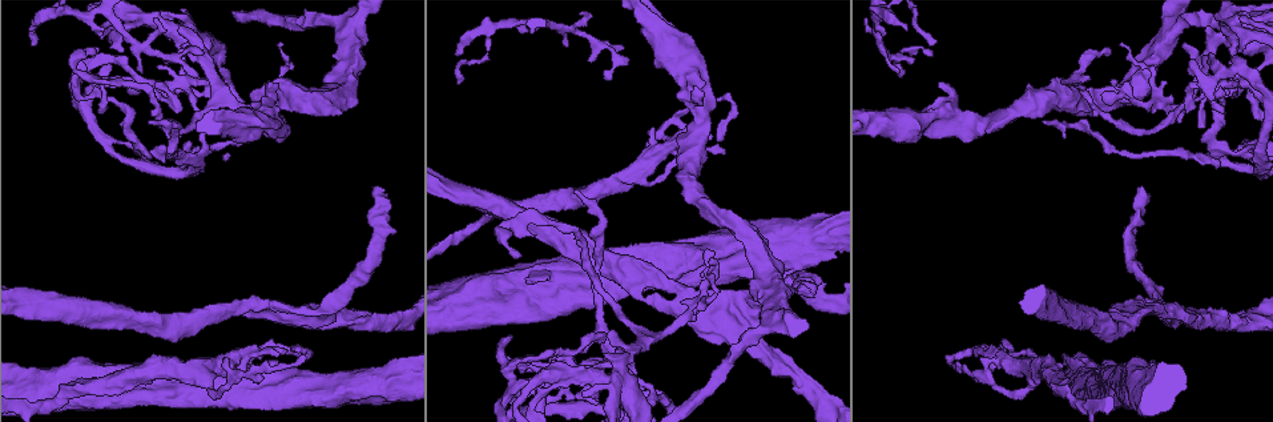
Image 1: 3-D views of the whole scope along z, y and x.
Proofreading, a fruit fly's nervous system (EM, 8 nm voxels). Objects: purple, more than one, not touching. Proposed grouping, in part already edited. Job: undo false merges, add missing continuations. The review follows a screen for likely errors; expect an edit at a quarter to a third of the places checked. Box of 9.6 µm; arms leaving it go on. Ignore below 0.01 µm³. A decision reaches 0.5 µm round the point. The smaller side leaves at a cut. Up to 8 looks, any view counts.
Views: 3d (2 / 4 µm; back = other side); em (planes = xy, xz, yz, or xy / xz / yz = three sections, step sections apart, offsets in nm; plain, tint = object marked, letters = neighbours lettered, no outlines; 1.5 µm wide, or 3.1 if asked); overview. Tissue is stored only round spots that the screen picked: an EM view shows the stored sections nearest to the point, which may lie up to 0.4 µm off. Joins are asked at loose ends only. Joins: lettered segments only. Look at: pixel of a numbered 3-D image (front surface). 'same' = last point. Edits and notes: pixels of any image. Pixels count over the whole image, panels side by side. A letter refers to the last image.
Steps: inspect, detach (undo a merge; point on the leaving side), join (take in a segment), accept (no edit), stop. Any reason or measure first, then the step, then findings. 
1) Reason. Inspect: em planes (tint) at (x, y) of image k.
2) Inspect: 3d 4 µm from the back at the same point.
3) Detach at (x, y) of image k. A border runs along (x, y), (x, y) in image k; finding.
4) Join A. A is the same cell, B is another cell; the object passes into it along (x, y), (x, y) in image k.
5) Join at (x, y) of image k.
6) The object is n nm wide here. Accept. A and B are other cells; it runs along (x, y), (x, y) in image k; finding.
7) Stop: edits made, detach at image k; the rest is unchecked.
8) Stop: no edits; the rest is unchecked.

An open end. Inspect: 3d 4 µm from the back at (607, 79) of image 1.

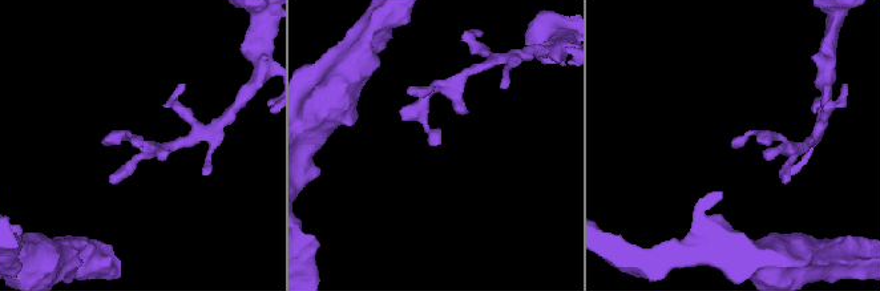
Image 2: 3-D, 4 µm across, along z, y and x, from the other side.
Inspect: em planes (letters) at (131, 143) of image 2.

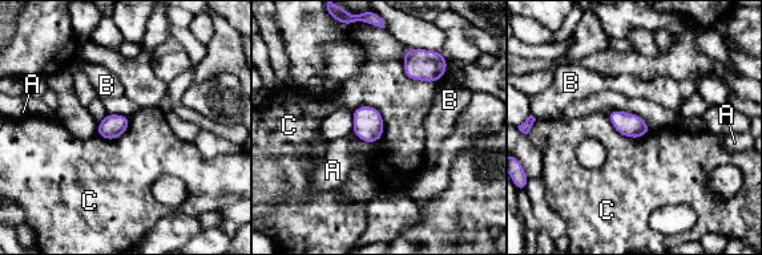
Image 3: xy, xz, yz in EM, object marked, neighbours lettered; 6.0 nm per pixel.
The object is 140 nm wide here. Accept. A, B and C are other cells; a border runs along (404, 51), (407, 77), (443, 76) in image 3; no lettered segment goes on from it.

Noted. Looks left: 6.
Abrupt turn. Inspect: 3d 2 µm at (1083, 70) of image 1.

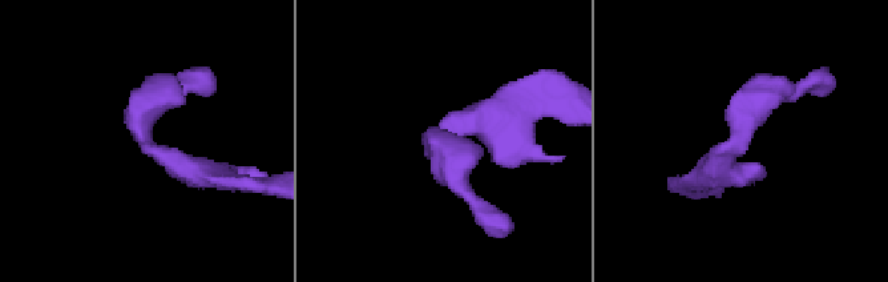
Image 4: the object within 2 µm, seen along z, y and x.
Inspect: em yz step 4 (tint) at (149, 143) of image 4.

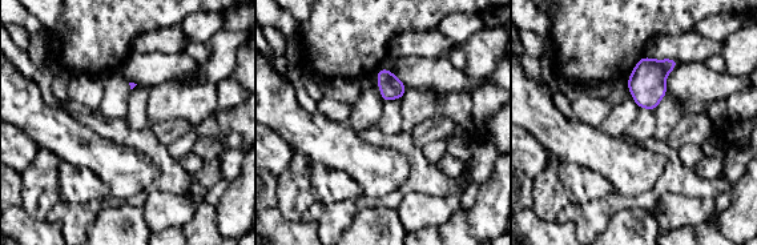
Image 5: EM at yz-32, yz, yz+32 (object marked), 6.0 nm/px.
Inspect: em planes (letters) at the same point.

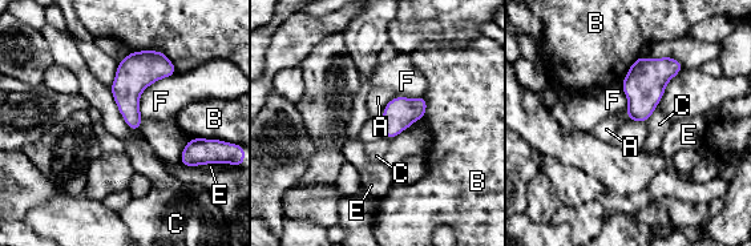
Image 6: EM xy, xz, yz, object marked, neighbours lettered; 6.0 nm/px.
The object is 150 nm wide here. Accept. A, B, C, E and F are other cells; a border runs along (176, 72), (140, 95), (141, 117) in image 6; continuous, no second cell.

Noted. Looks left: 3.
An open end. Inspect: em planes (letters) at (1191, 61) of image 1.

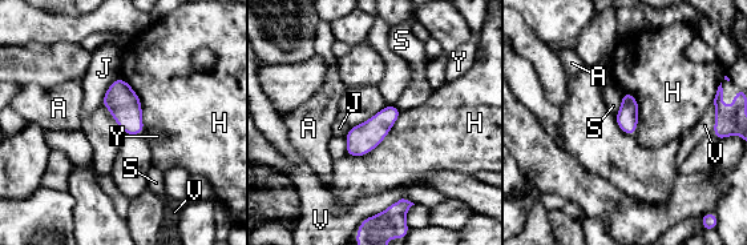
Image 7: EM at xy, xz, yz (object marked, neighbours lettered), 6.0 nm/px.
The longest contact is with H, 420 nm. Accept. A, H, J, S, V and Y are other cells; a border runs along (402, 112), (372, 149), (347, 156) in image 7; no lettered segment goes on from it.

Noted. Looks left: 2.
Stop: no edits; the rest is unchecked.

